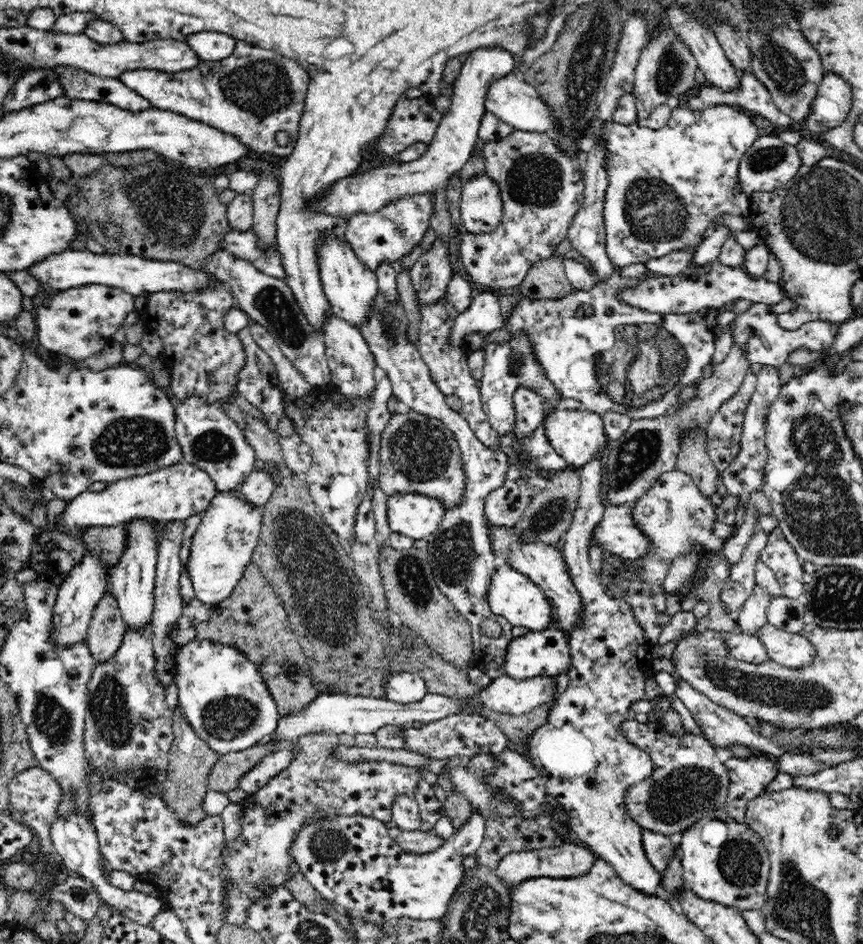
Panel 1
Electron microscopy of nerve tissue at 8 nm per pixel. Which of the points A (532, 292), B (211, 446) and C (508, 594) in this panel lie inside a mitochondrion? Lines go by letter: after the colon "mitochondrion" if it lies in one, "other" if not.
A: other
B: mitochondrion
C: other

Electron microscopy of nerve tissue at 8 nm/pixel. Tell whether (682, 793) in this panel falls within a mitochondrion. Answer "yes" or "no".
yes

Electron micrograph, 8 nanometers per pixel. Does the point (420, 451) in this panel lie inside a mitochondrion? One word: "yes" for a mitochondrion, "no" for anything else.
yes

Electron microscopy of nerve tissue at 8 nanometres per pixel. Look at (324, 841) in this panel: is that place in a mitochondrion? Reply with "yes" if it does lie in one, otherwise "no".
yes

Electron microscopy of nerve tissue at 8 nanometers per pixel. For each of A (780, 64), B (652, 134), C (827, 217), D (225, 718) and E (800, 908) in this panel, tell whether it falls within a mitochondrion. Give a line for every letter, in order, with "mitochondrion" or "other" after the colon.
A: mitochondrion
B: other
C: mitochondrion
D: mitochondrion
E: mitochondrion

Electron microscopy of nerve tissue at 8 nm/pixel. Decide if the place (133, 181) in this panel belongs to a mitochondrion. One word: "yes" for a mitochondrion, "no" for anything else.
yes

